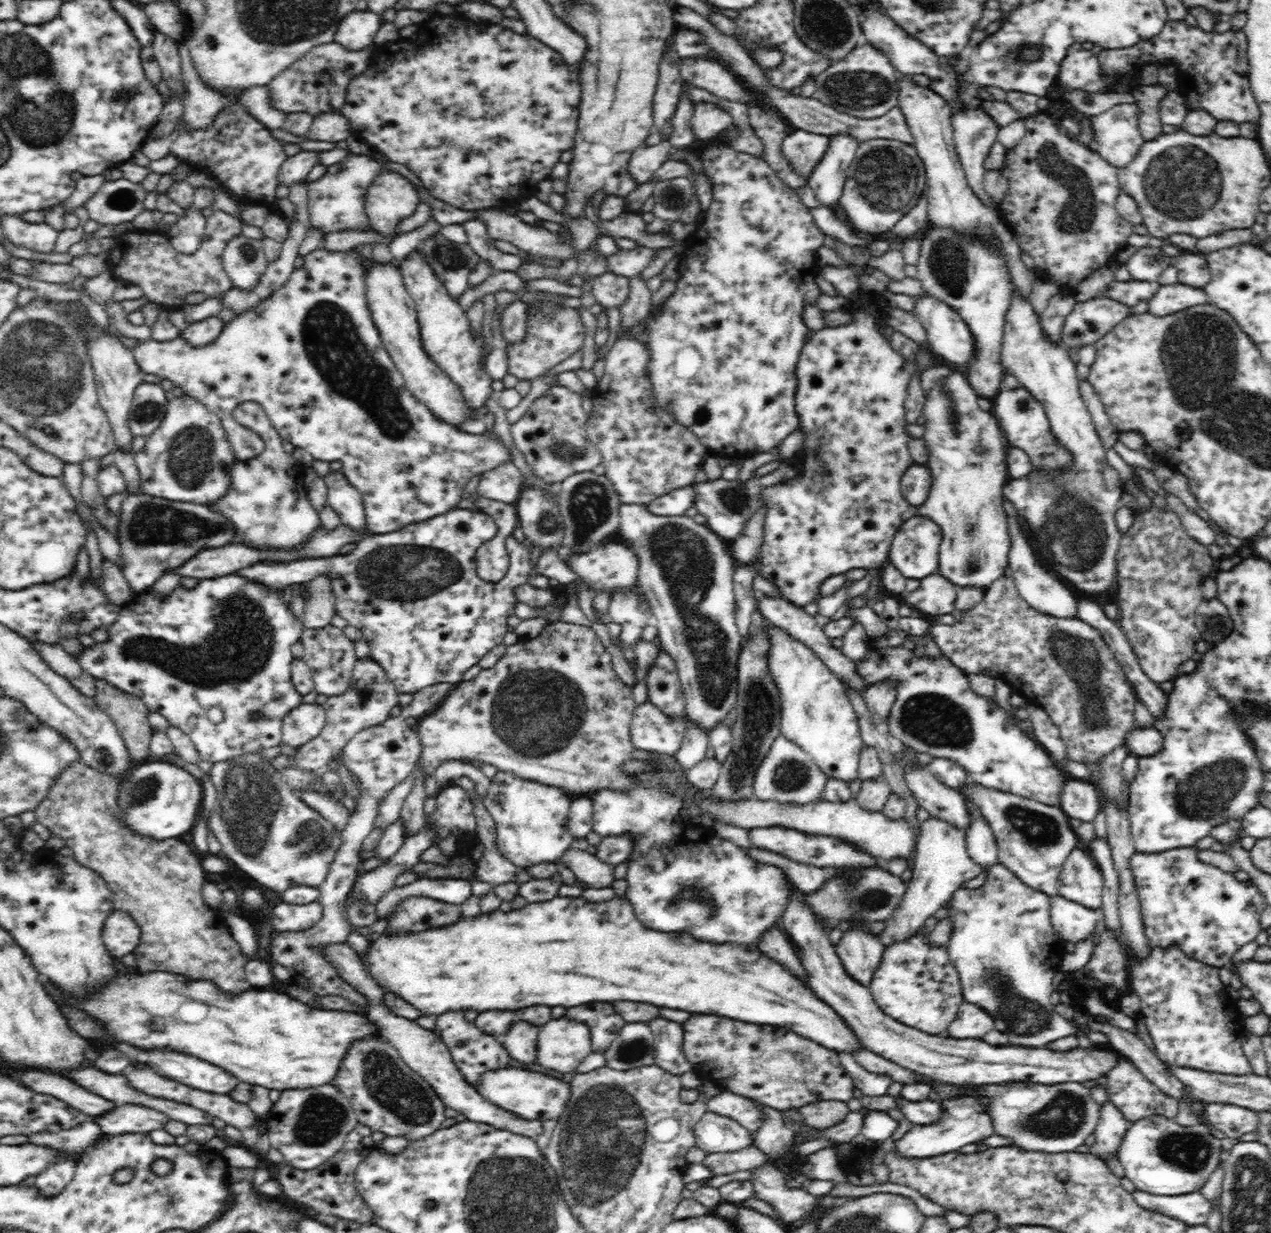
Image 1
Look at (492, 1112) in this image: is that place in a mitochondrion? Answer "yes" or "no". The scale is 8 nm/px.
no

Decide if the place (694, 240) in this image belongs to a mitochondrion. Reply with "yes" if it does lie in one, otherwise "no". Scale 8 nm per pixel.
no

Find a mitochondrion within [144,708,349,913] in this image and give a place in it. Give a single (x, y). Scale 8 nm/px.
(251, 801)

